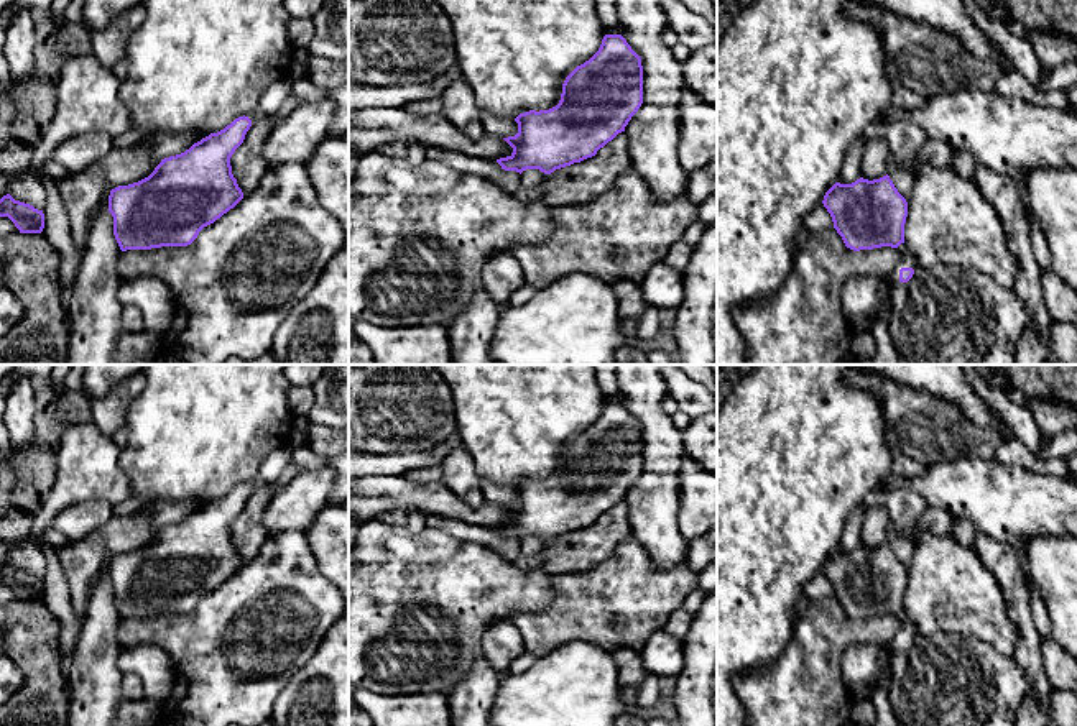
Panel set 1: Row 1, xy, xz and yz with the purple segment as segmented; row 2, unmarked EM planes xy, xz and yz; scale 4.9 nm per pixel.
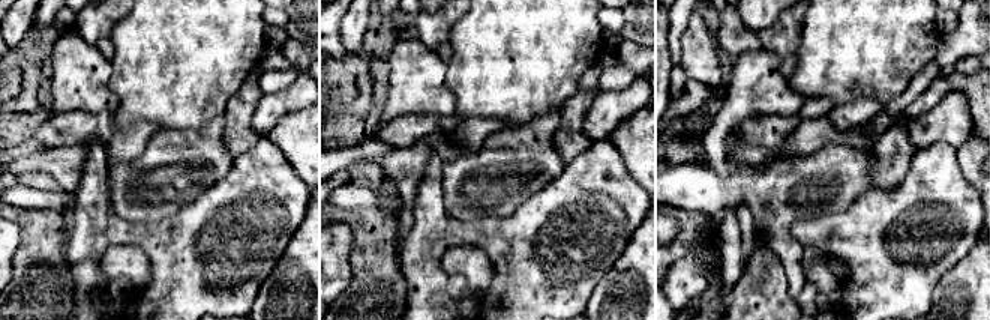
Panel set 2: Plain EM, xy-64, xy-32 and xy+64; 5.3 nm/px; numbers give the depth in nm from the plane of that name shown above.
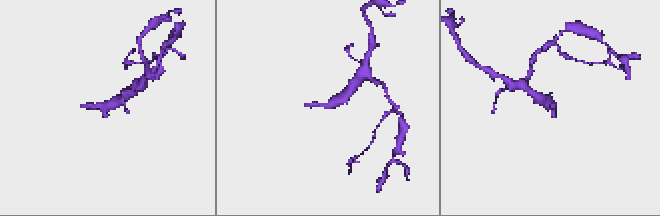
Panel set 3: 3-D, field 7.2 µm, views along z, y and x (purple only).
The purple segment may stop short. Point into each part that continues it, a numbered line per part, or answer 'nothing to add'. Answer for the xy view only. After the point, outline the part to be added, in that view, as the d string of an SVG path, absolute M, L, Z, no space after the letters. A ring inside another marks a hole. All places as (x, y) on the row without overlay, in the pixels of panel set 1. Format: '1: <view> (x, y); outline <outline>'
1: xy (81, 560); outline M138 511L130 516L115 516L87 537L54 549L69 583L69 601L79 621L86 618L90 586L102 565L118 554L148 545L153 539L148 514Z

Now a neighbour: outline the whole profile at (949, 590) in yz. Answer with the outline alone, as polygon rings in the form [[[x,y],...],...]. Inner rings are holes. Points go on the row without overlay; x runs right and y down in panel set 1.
[[[922,532],[916,539],[904,611],[914,621],[916,637],[965,634],[1008,657],[1019,637],[995,575],[975,549],[950,535]]]

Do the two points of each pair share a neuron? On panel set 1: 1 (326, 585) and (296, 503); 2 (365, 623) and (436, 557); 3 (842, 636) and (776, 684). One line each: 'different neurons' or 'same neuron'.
1: different neurons
2: same neuron
3: same neuron

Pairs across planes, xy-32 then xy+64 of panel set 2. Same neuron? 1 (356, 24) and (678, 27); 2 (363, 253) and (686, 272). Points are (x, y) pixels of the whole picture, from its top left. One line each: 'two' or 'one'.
1: two
2: two

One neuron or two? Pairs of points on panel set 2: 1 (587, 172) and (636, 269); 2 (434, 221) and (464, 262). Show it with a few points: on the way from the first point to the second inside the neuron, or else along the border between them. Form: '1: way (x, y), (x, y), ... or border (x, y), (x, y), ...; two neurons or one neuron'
1: border (639, 224), (621, 256), (605, 275); two neurons
2: border (449, 245), (441, 260), (441, 268), (447, 275); two neurons

